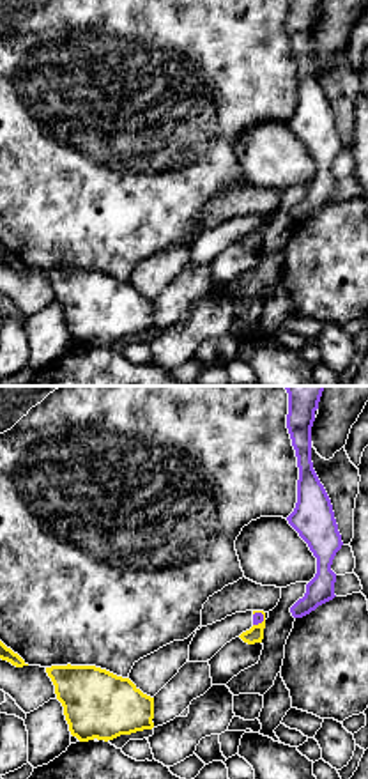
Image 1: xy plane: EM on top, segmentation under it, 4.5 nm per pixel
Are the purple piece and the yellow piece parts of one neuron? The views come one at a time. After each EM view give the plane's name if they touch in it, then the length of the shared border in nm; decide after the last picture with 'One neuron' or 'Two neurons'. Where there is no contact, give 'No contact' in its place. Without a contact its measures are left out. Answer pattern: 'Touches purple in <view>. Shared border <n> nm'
Touches purple in xy. Shared border 80 nm

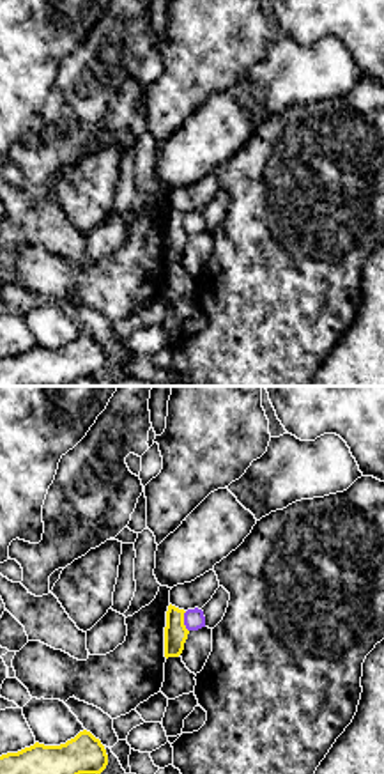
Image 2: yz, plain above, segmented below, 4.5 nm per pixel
Touches purple in yz. Shared border 100 nm

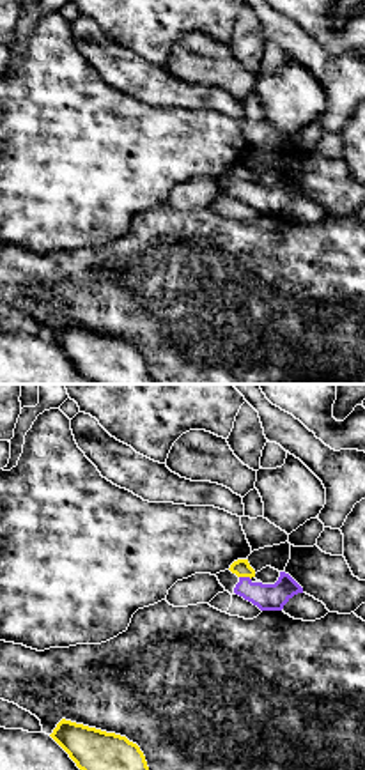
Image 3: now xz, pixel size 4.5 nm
Touches purple in xz. Shared border 60 nm

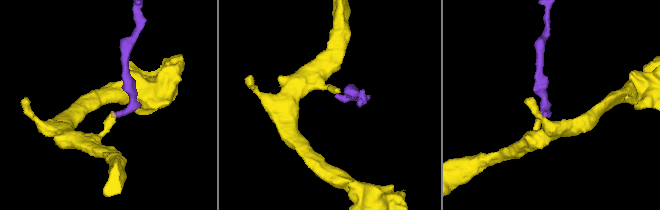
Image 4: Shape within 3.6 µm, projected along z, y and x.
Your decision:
Two neurons

